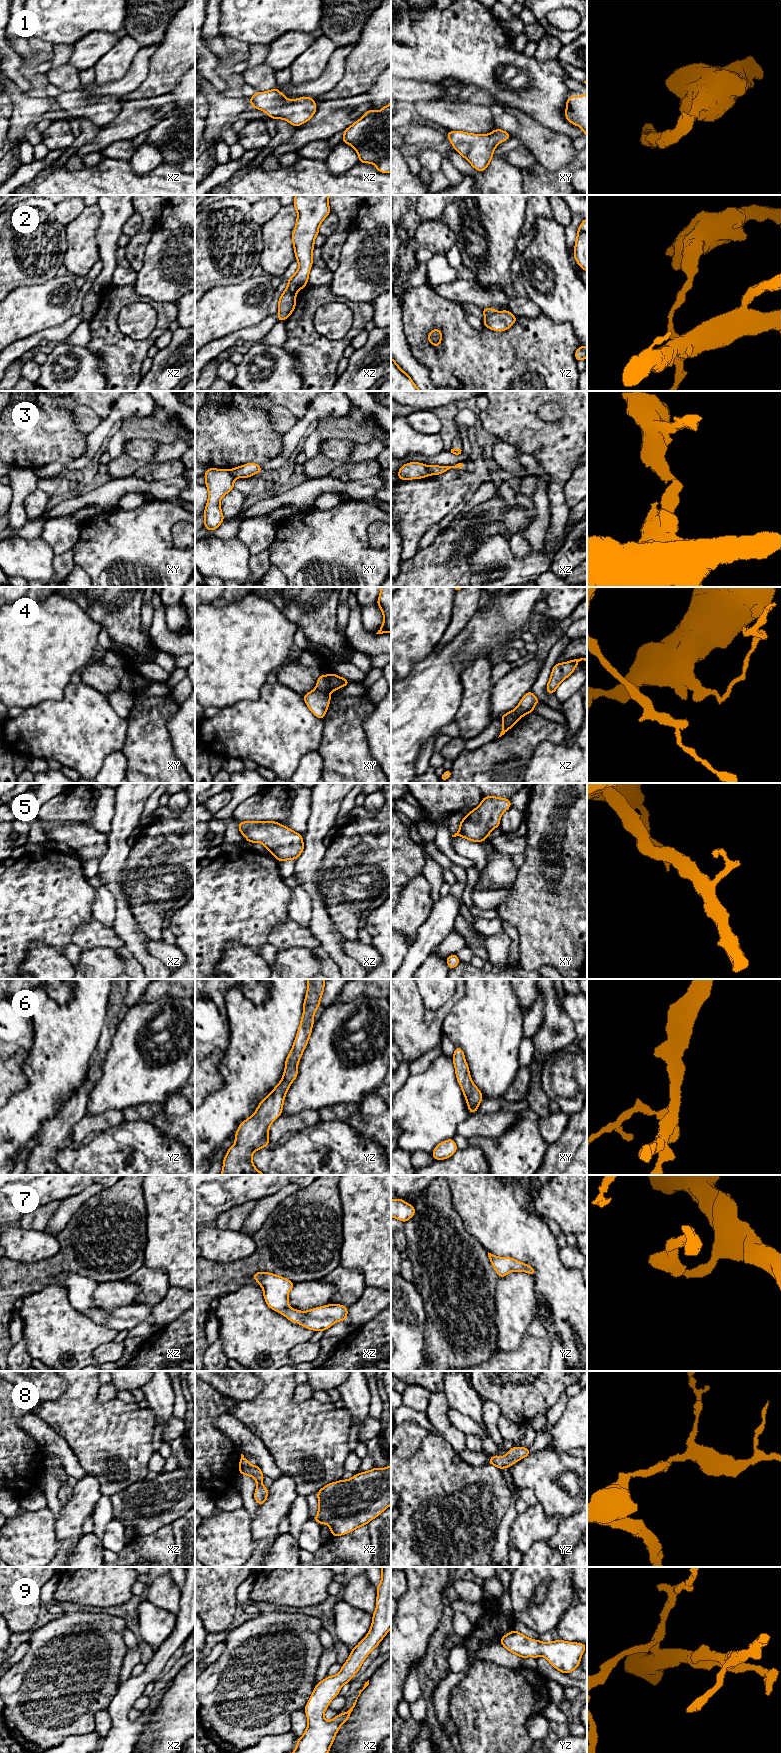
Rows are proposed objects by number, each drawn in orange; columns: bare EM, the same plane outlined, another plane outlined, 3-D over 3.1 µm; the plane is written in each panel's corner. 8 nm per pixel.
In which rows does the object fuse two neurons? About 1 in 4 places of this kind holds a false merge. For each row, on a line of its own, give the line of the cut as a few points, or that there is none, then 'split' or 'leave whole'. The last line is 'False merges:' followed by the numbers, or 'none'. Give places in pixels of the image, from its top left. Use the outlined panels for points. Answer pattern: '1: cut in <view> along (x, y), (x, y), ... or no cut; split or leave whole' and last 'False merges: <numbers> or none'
1: no cut; leave whole
2: cut in xz along (285, 289), (295, 294); split
3: cut in xz along (427, 466), (431, 474); split
4: cut in xy along (315, 688), (329, 693); split
5: no cut; leave whole
6: no cut; leave whole
7: no cut; leave whole
8: no cut; leave whole
9: no cut; leave whole
False merges: 2, 3, 4

